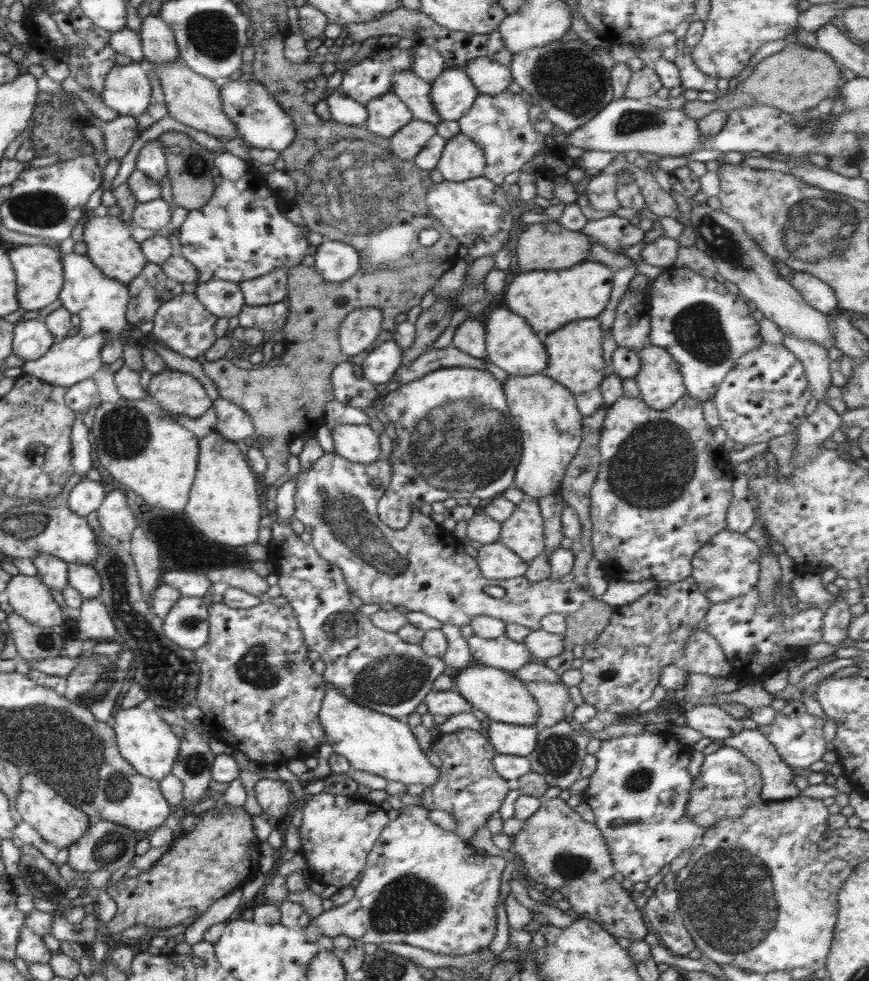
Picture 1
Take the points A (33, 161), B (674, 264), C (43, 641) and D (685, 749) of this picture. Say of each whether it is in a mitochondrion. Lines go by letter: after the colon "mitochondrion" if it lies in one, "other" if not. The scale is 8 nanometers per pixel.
A: other
B: other
C: mitochondrion
D: other

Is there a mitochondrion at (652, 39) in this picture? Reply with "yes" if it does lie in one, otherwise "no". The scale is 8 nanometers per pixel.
no

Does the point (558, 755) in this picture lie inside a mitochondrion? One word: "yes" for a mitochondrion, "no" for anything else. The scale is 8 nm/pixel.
yes

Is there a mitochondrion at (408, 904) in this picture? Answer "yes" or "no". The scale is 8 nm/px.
yes

